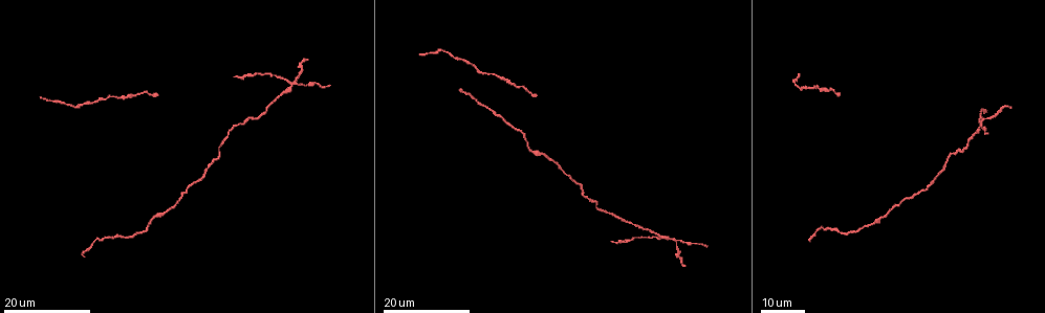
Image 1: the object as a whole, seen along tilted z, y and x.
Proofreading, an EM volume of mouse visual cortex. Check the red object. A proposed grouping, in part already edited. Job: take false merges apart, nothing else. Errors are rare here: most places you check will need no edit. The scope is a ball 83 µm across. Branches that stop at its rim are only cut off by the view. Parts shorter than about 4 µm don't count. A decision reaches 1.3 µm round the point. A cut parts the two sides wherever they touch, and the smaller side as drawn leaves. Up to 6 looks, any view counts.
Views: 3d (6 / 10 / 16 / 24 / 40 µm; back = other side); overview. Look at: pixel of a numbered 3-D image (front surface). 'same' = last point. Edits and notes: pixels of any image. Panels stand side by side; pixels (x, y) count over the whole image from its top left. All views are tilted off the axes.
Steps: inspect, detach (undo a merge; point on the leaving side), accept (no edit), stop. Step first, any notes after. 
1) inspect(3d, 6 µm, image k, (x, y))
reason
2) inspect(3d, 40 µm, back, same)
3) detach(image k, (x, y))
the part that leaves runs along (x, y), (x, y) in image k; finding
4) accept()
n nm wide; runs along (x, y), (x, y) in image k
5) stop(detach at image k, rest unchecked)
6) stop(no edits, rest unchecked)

inspect(3d, 16 µm, image 1, (501, 114))
thick turns thin

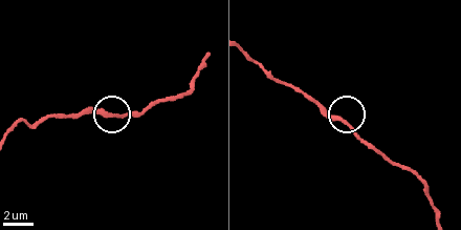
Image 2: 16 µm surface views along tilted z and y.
inspect(3d, 10 µm, image 2, (342, 121))

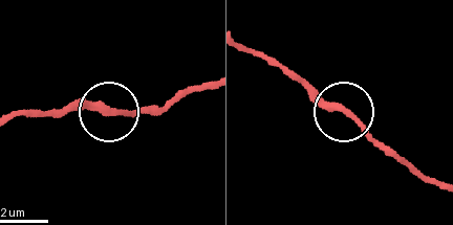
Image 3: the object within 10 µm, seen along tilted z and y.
accept()
runs along (205, 84), (186, 87), (162, 106), (55, 112) in image 3; all the same neuron

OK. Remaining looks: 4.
inspect(3d, 16 µm, image 1, (531, 152))
thick turns thin

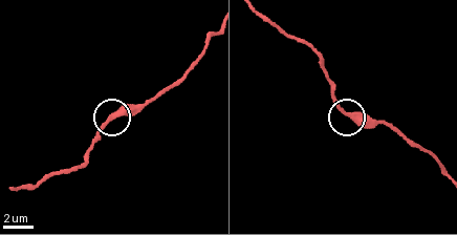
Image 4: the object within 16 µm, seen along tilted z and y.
inspect(3d, 10 µm, image 4, (352, 115))
closer look

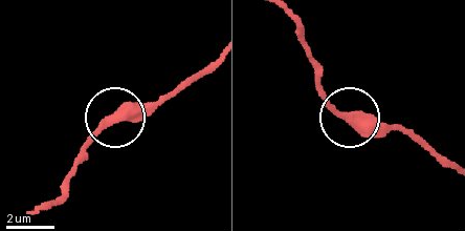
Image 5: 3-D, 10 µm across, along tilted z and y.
accept()
370 nm wide; runs along (213, 62), (164, 101), (128, 105), (82, 150) in image 5; all the same neuron

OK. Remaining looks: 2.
inspect(3d, 16 µm, image 1, (291, 84))
looks like a crossing

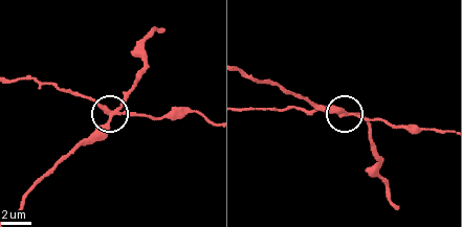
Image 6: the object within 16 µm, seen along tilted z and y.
inspect(3d, 10 µm, image 6, (110, 112))

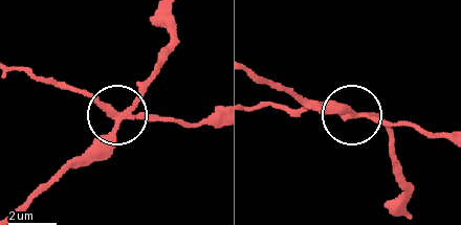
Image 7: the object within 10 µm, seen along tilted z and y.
detach(image 7, (157, 114))
240 nm wide; the part that leaves runs along (117, 117), (90, 96), (18, 69) in image 7; a second neuron is stuck on

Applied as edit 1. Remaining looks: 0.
stop(detach at image 7, rest unchecked)

